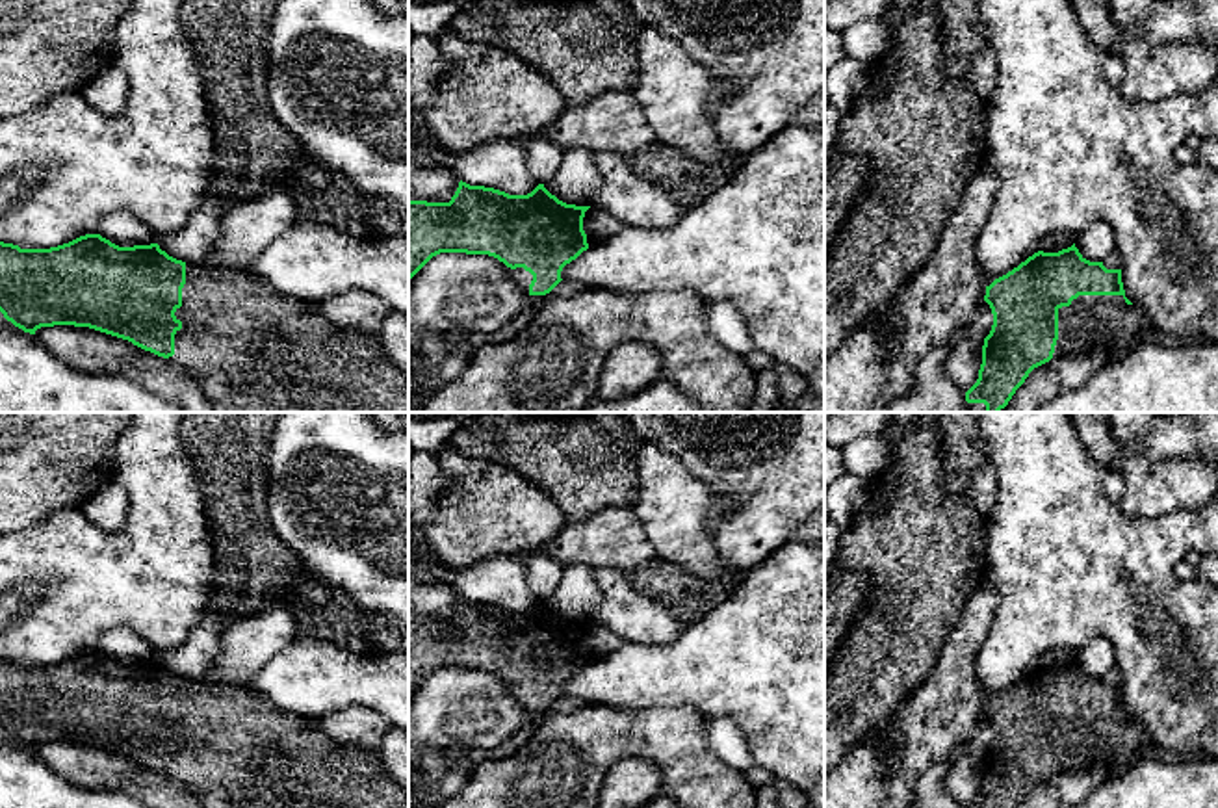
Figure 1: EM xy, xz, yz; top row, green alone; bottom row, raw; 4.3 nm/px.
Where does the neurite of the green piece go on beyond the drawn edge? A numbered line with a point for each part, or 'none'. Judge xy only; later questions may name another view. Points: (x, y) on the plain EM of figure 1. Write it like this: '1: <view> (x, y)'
none

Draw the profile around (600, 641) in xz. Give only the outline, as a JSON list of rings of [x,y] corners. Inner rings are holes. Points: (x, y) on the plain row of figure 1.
[[[590,622],[585,628],[583,646],[592,656],[603,658],[603,656],[618,650],[622,645],[626,645],[626,641],[620,635],[607,630],[605,626]]]

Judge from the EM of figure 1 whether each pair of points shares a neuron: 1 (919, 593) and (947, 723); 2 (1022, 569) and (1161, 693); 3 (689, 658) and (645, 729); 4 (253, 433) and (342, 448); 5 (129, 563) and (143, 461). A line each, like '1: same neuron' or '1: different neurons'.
1: different neurons
2: same neuron
3: different neurons
4: different neurons
5: same neuron

